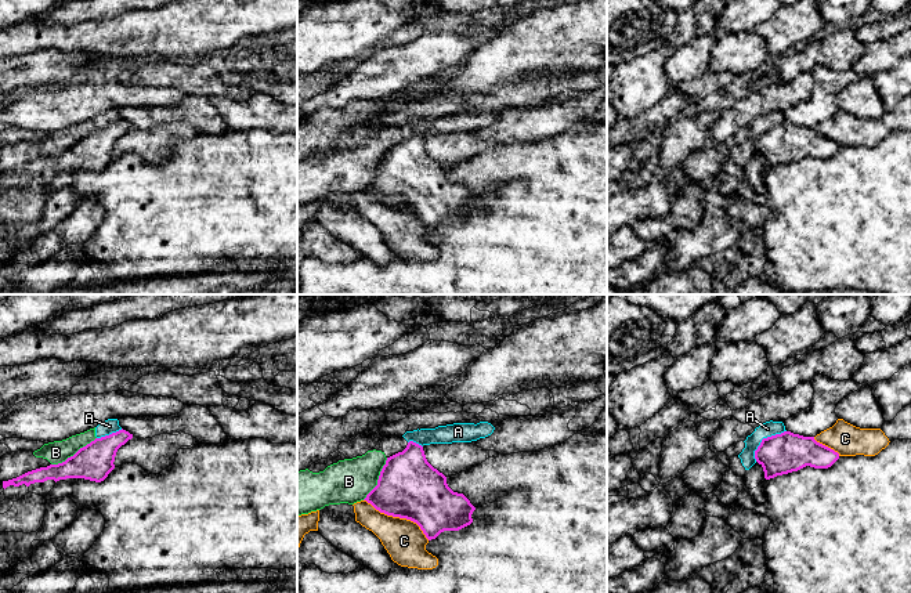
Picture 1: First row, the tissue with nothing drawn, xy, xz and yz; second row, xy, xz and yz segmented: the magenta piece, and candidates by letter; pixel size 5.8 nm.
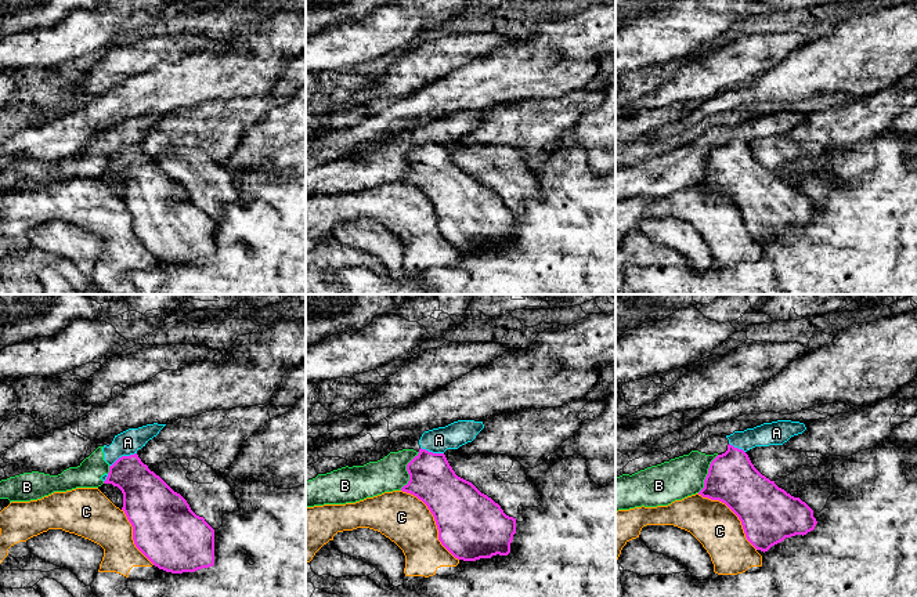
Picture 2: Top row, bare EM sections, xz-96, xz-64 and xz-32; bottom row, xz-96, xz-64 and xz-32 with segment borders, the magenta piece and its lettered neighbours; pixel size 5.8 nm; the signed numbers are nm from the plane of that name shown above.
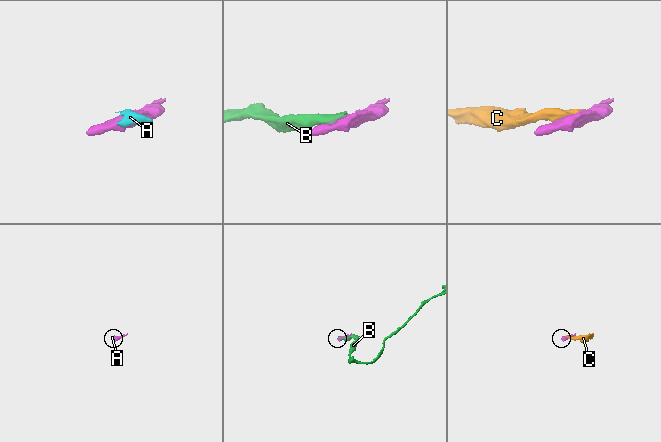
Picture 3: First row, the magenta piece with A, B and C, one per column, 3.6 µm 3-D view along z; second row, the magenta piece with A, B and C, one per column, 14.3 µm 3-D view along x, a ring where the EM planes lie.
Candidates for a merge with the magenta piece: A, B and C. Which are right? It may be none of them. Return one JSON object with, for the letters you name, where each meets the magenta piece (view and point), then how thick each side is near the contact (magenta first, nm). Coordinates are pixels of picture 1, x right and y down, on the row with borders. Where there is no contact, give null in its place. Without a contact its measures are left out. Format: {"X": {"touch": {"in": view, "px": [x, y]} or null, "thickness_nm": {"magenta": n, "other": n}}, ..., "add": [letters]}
{"add": []}

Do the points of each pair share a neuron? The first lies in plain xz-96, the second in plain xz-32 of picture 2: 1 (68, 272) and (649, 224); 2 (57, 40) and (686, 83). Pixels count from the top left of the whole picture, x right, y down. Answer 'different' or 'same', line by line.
1: different
2: different

